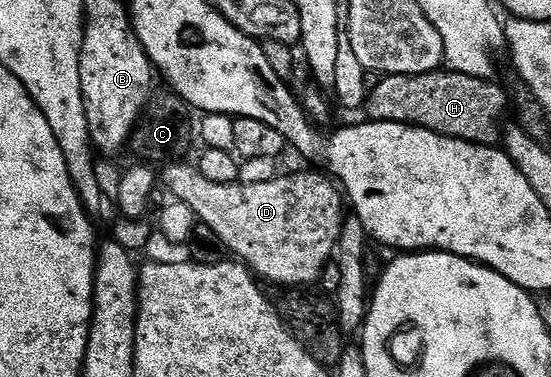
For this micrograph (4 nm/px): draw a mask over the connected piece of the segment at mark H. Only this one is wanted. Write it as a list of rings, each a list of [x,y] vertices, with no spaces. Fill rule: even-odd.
[[[449,70],[425,72],[415,76],[382,76],[379,84],[369,89],[364,112],[371,121],[391,120],[397,124],[413,124],[415,128],[427,128],[439,132],[442,136],[467,140],[473,144],[494,146],[503,139],[504,125],[508,120],[508,92],[493,79],[481,80],[468,74],[460,74]]]

